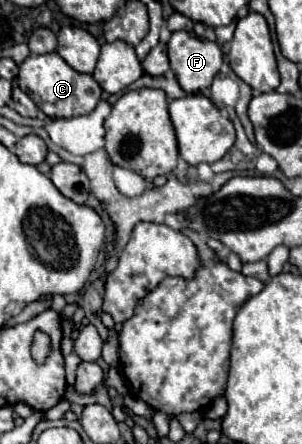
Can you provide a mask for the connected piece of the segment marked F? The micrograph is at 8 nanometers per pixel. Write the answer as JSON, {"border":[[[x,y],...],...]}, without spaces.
{"border":[[[185,30],[171,34],[167,56],[177,82],[187,94],[209,88],[223,64],[223,52],[217,42],[203,40]]]}

